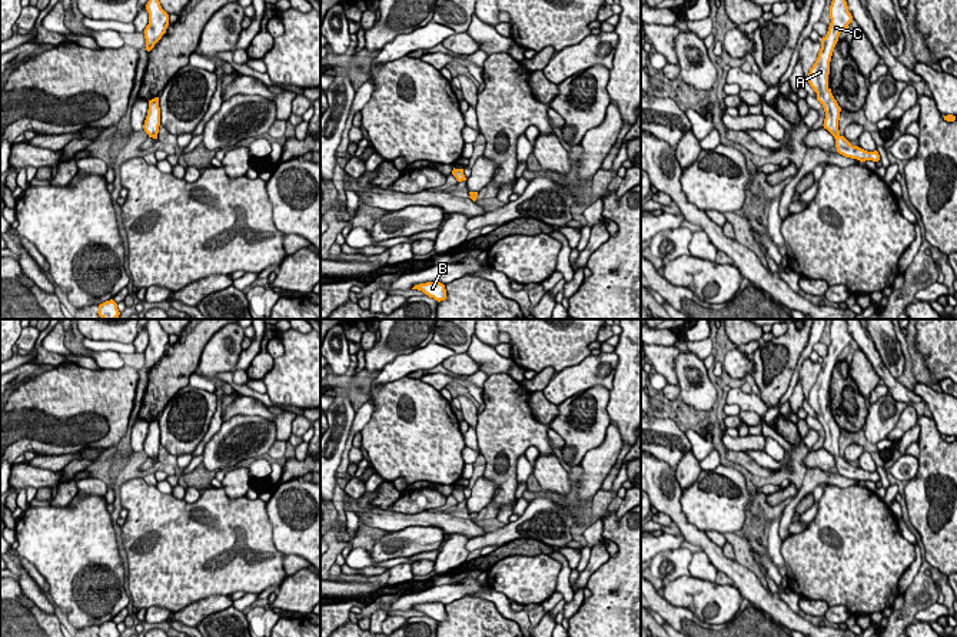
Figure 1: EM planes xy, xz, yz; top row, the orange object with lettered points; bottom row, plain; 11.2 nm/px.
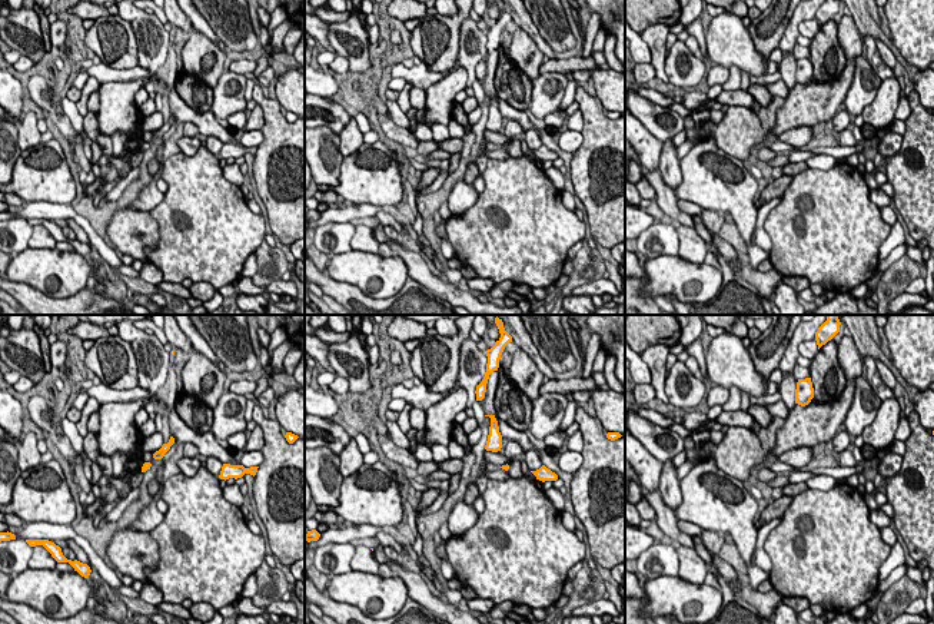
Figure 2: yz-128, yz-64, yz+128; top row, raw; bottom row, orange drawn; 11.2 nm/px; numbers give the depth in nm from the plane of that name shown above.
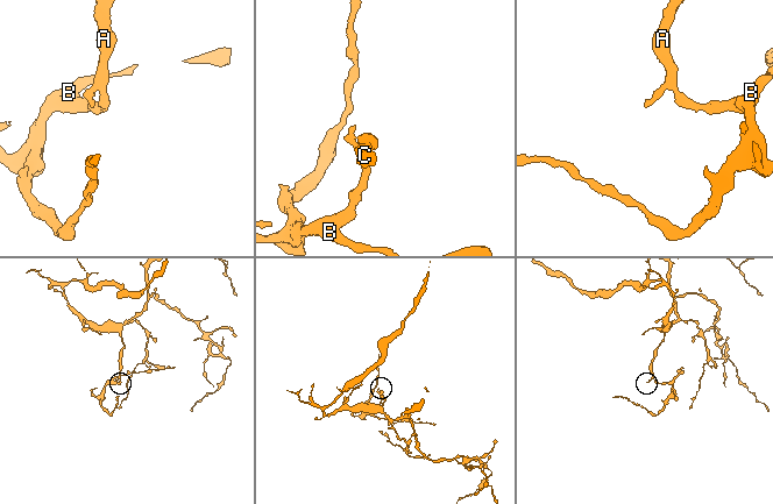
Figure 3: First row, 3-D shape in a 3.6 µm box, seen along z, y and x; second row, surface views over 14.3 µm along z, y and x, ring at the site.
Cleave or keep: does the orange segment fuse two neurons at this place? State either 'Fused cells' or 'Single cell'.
Fused cells

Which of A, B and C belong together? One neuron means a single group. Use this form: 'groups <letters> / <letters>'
groups A C / B

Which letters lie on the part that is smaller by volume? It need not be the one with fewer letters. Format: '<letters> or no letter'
B

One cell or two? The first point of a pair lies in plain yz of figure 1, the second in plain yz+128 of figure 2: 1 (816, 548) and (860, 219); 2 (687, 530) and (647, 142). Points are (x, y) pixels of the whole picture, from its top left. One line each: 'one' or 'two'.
1: one
2: two

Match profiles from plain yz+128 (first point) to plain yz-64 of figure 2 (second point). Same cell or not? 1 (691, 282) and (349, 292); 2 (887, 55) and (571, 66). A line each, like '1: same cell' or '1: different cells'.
1: different cells
2: different cells

